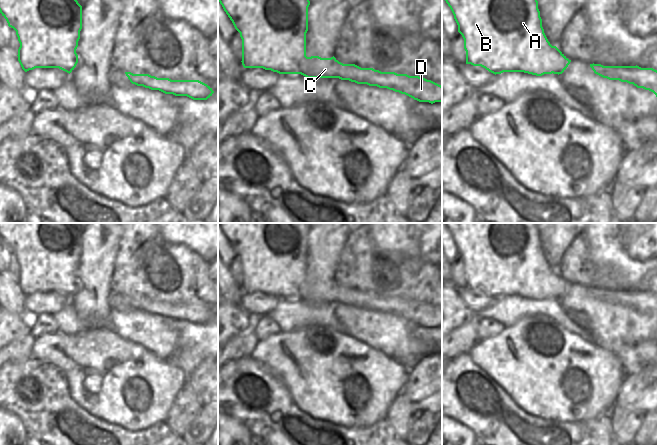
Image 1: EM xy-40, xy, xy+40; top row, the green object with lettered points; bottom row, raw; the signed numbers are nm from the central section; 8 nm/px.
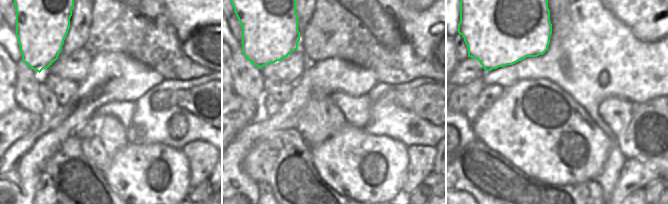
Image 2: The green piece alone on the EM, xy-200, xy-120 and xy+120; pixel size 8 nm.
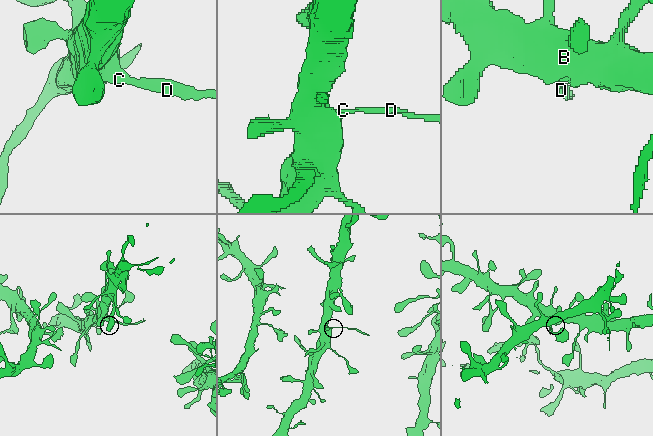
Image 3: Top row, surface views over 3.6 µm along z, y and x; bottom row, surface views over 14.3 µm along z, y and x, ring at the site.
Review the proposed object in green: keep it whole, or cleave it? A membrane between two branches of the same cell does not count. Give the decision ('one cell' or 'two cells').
two cells

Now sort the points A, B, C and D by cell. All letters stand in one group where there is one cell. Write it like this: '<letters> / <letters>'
A B / C D

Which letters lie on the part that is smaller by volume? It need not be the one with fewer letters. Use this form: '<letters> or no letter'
C, D

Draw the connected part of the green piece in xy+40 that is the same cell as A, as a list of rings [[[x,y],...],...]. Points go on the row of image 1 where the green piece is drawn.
[[[445,0],[464,39],[466,64],[481,66],[493,74],[524,72],[536,76],[552,74],[553,66],[543,66],[541,59],[552,49],[544,29],[537,0]]]

